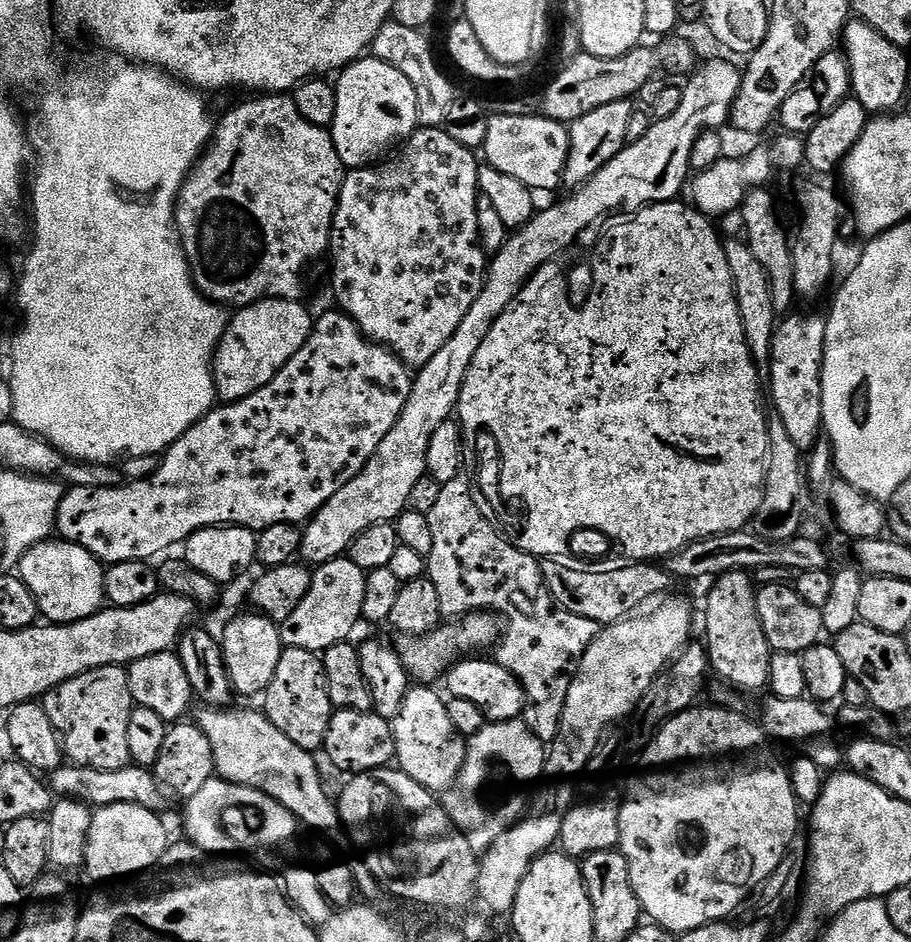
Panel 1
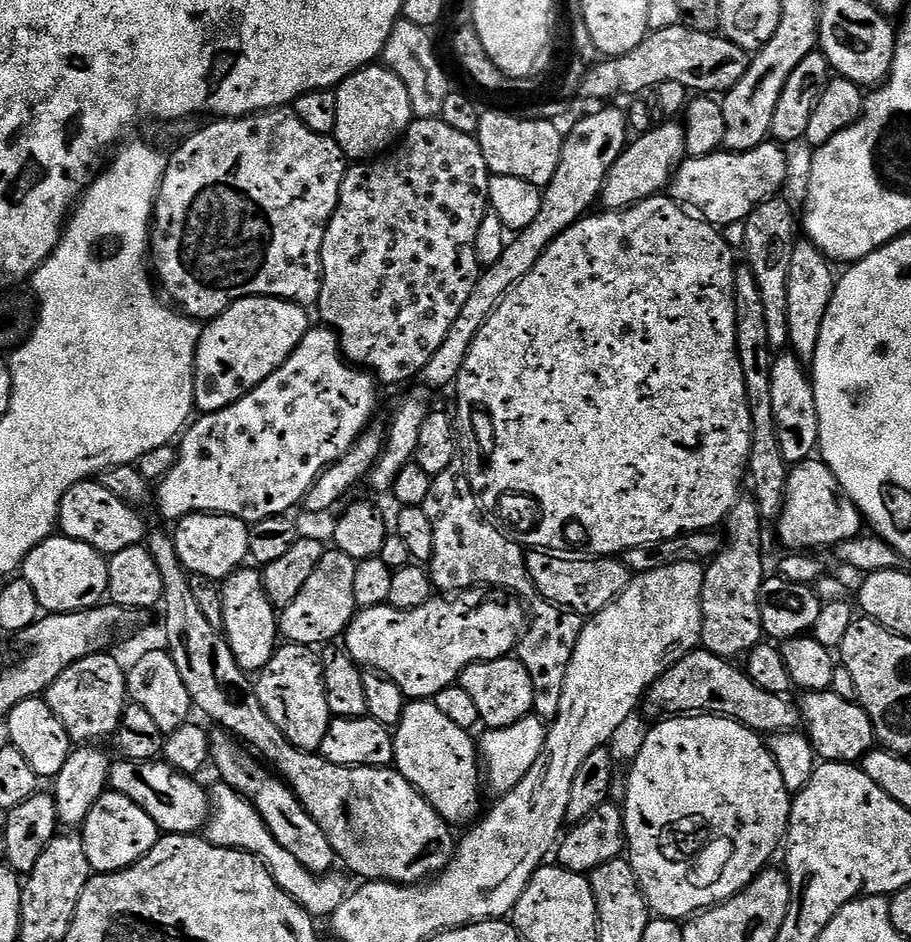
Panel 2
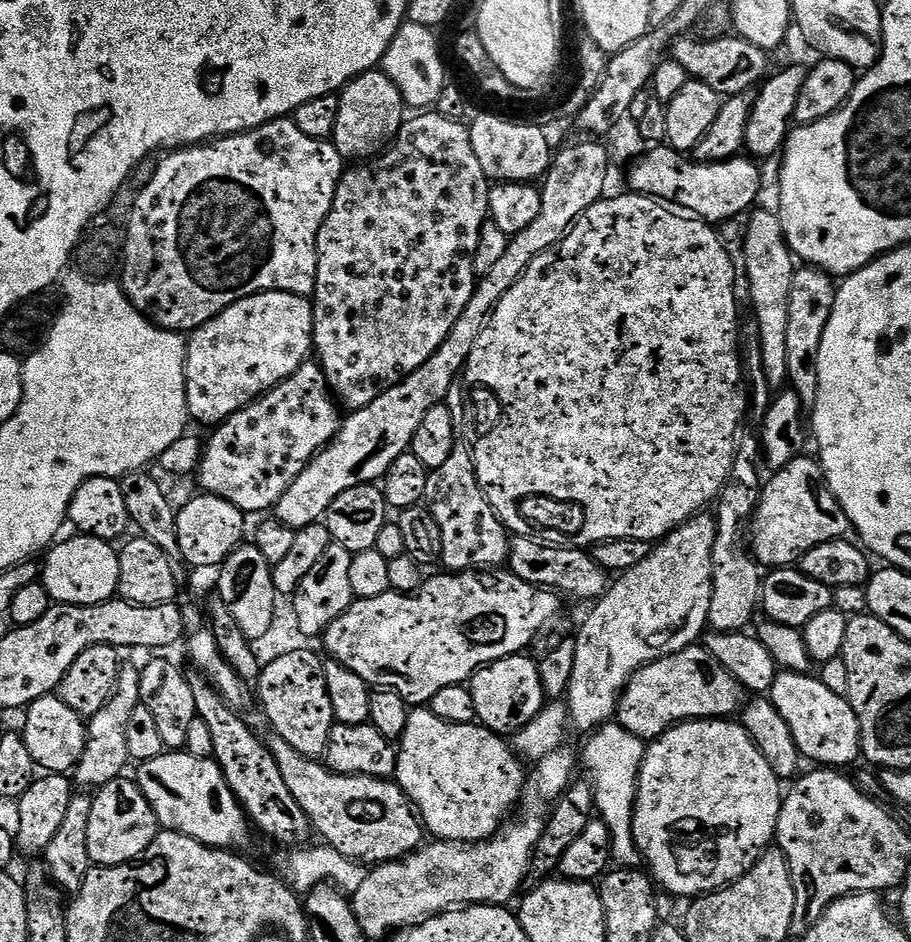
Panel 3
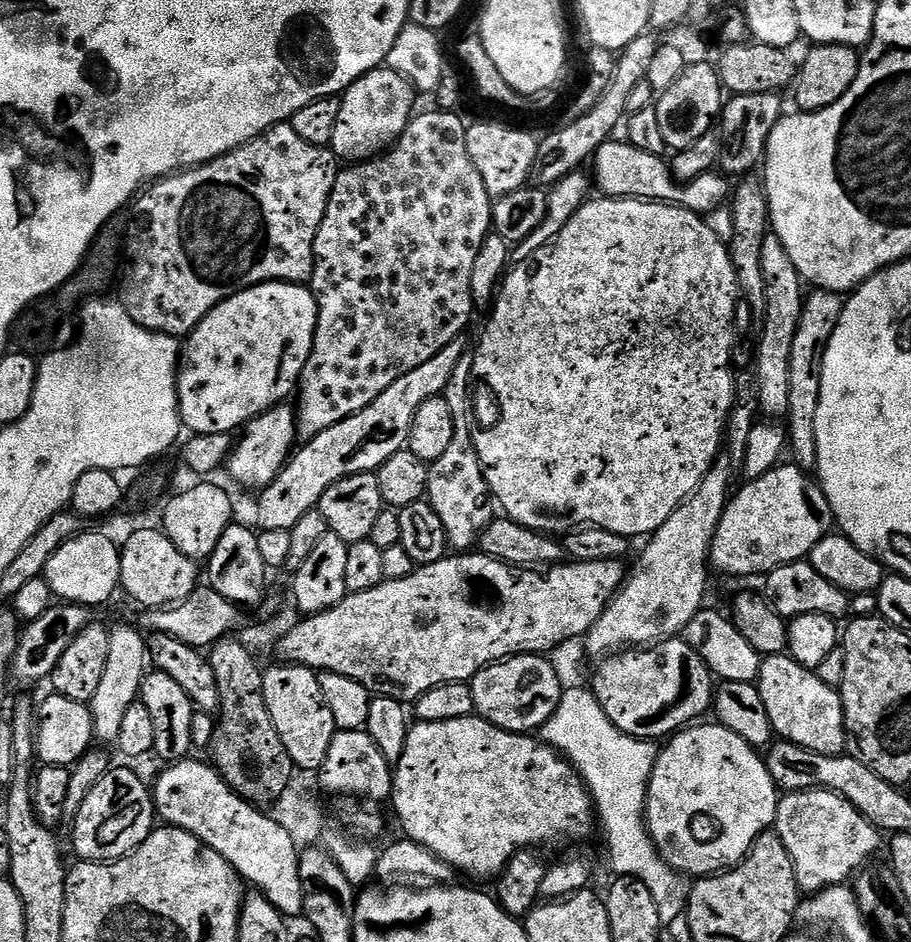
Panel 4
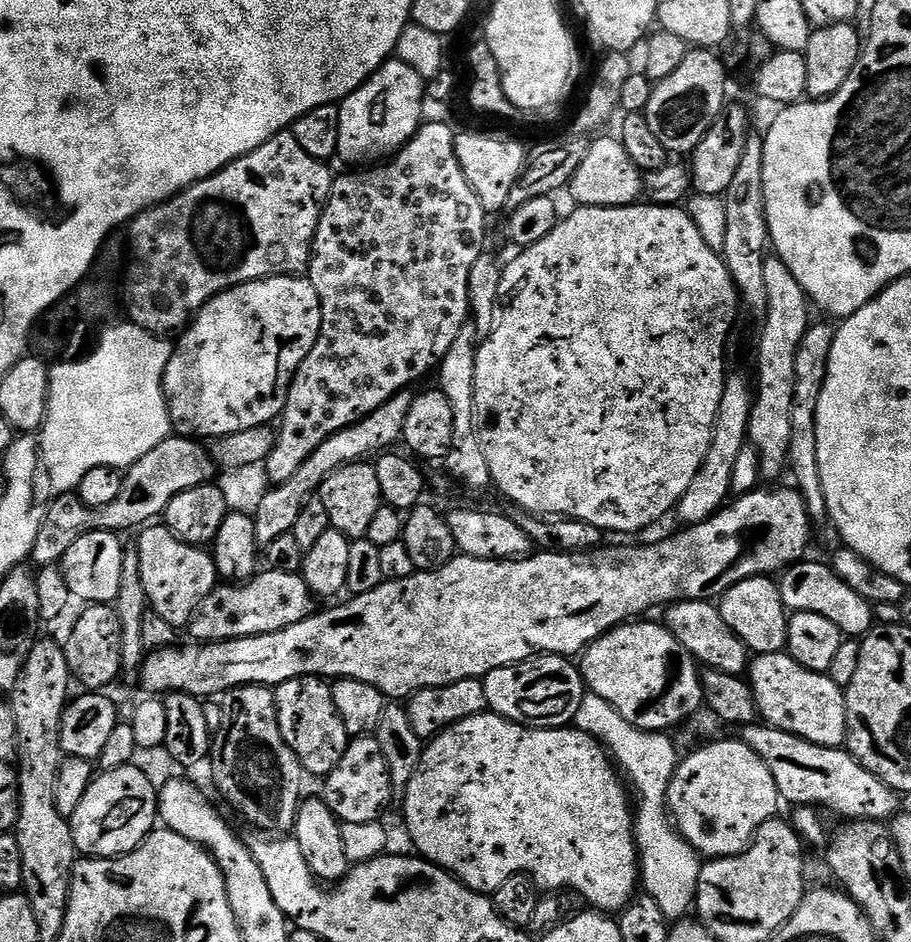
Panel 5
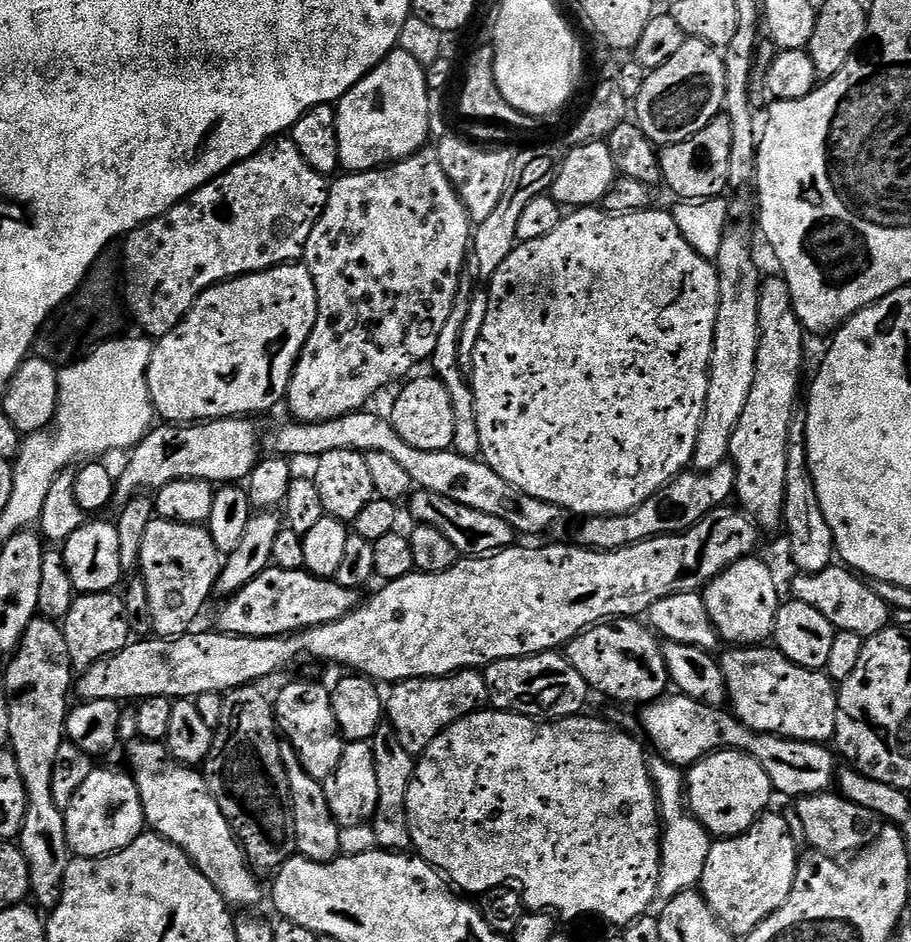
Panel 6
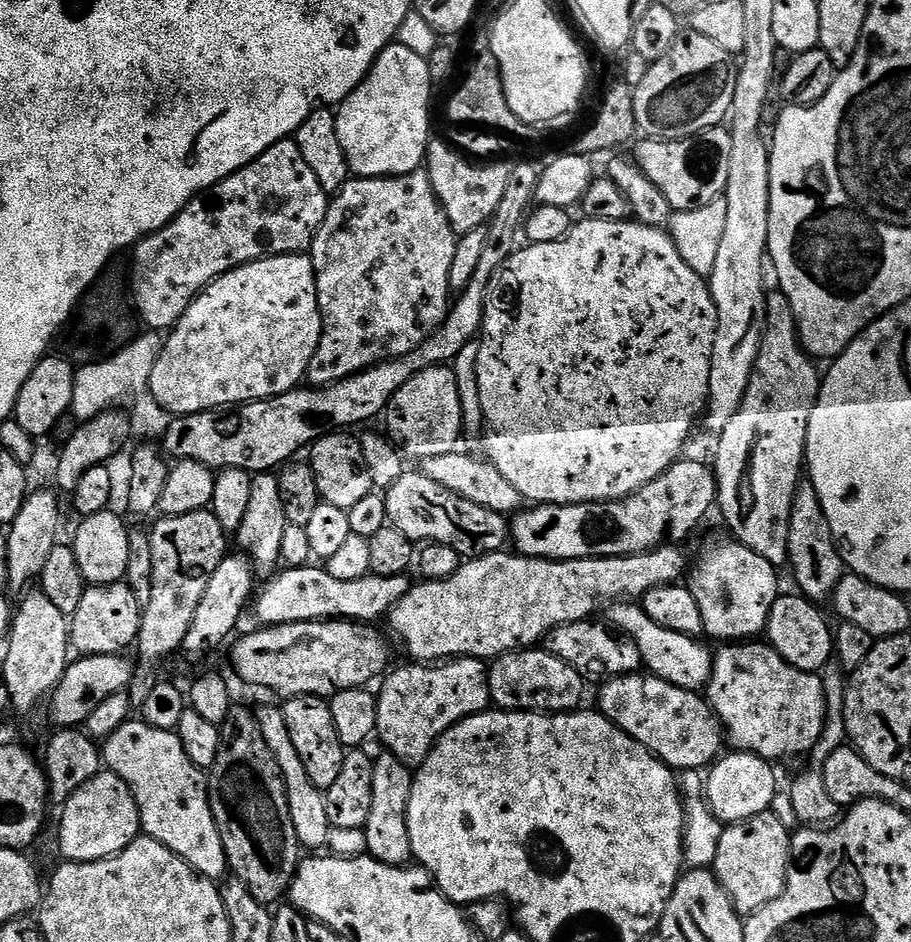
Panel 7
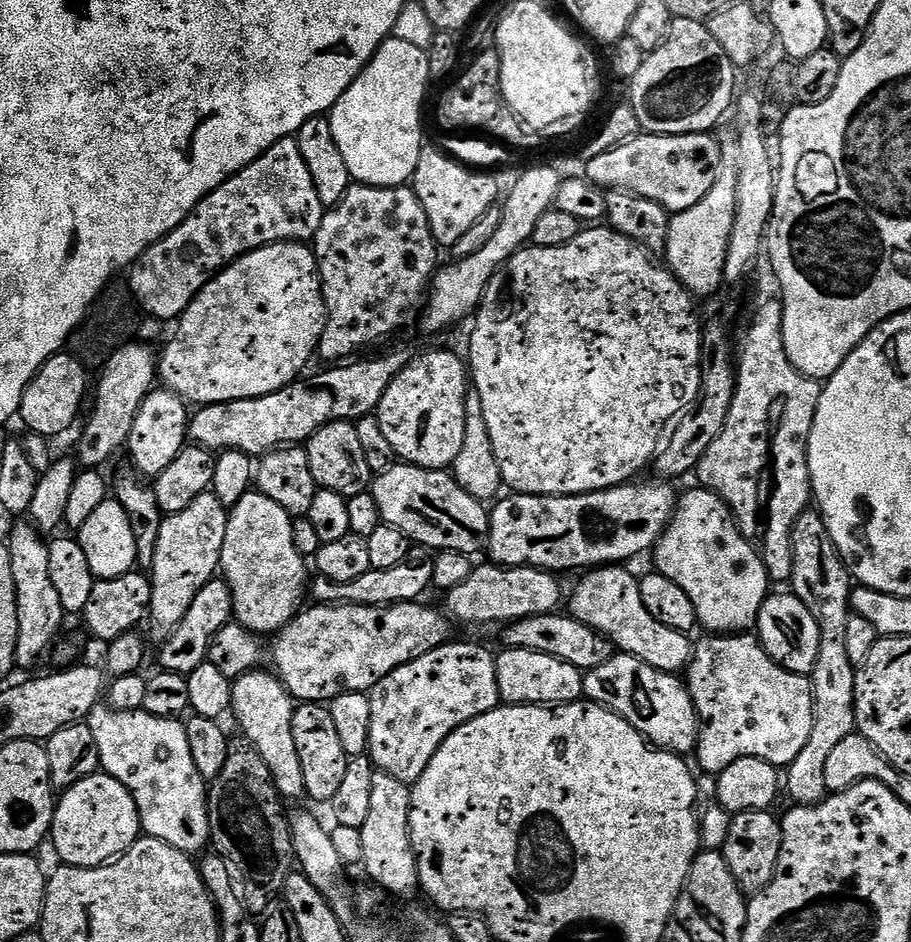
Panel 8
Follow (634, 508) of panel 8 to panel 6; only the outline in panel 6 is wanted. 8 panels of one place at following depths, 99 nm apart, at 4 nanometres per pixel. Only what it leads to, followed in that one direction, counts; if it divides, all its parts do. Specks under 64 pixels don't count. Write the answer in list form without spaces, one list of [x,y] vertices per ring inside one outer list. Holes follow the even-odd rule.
[[[719,464],[711,472],[685,470],[665,488],[654,493],[642,506],[621,516],[590,516],[579,521],[576,536],[579,547],[594,548],[598,552],[617,552],[631,544],[640,544],[655,536],[670,536],[693,528],[699,520],[709,516],[715,508],[723,508],[736,491],[736,465]]]

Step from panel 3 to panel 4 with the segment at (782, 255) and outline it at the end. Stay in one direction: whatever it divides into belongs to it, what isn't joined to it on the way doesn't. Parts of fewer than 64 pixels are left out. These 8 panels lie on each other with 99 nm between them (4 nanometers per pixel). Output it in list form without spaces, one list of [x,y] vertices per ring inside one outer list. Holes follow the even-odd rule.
[[[774,234],[764,237],[761,248],[761,270],[764,279],[764,329],[760,332],[760,353],[756,356],[754,371],[757,376],[757,386],[760,388],[761,405],[768,406],[772,412],[787,413],[790,402],[790,346],[794,346],[794,330],[798,328],[801,306],[806,295],[802,287],[802,281],[794,262],[790,262],[790,254],[786,254],[786,246]]]

